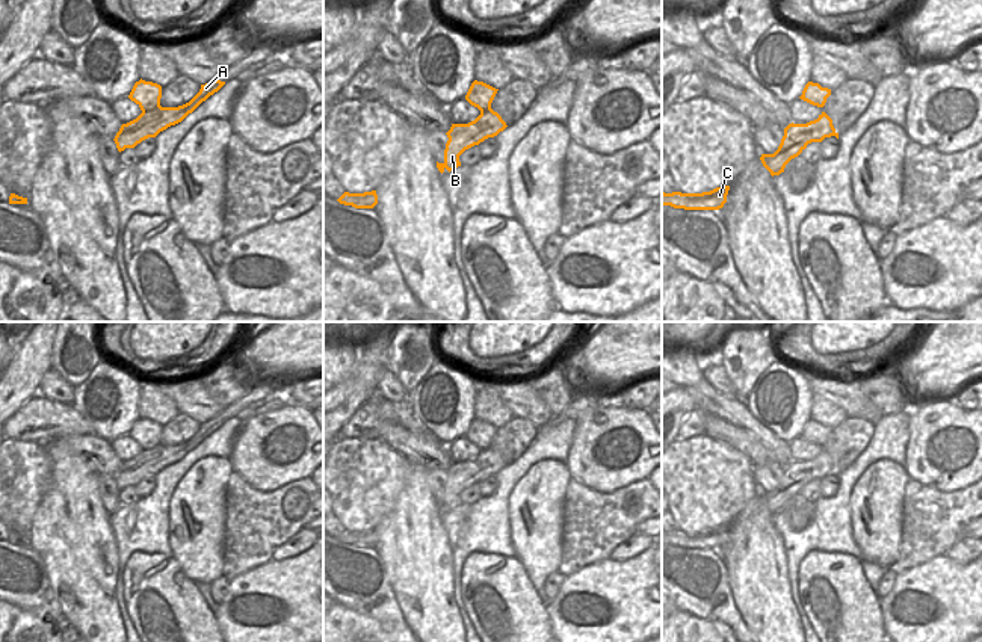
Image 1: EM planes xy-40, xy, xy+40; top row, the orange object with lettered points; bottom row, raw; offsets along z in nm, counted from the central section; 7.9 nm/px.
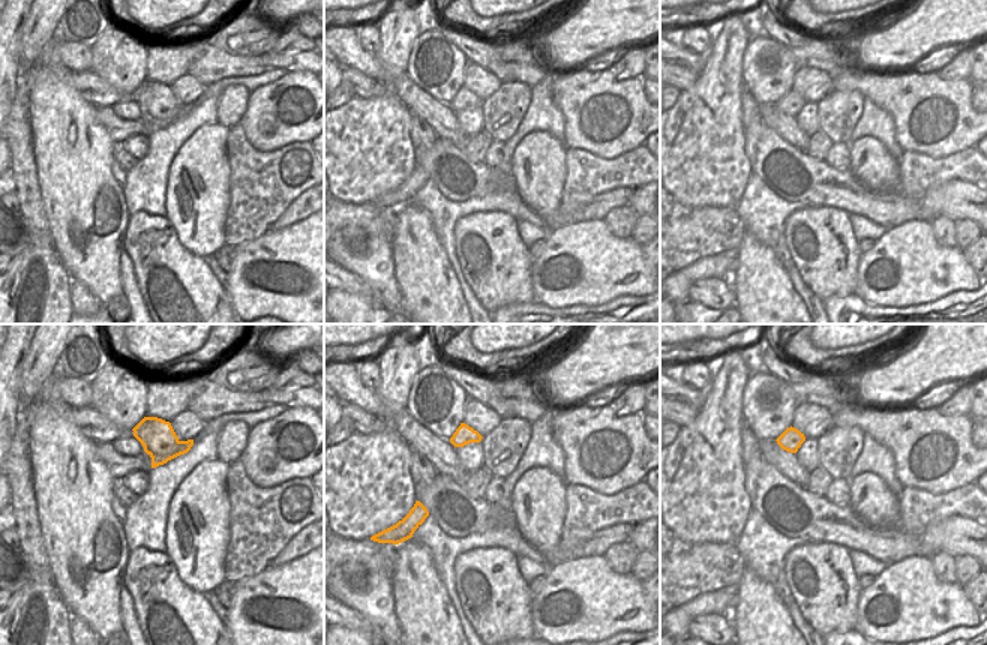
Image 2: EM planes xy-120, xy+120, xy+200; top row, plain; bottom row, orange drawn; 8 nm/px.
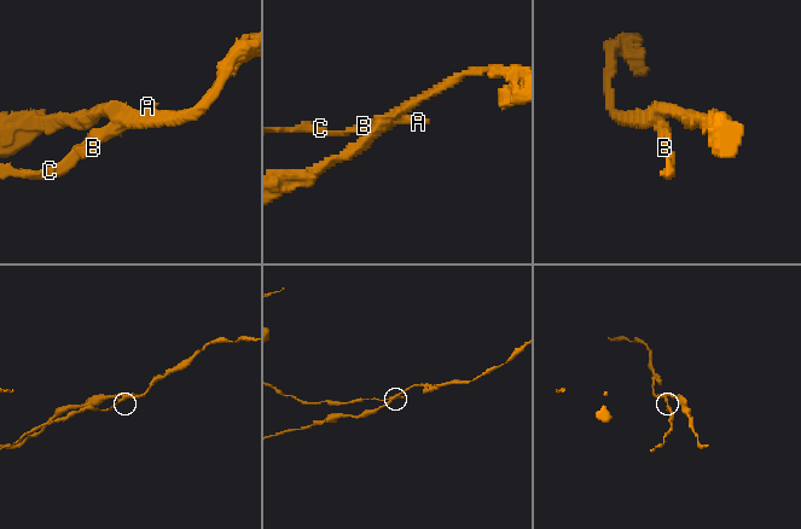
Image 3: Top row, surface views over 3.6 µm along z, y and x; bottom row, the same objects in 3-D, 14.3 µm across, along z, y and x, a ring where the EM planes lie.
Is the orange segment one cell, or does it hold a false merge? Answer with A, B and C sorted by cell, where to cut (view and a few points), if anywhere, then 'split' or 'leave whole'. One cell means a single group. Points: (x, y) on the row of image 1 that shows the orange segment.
A / B C | xy (481, 111), (485, 114), (487, 138) | split

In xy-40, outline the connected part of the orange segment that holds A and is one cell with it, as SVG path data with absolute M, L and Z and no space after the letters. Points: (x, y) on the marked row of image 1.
M141 79L134 83L128 98L134 101L142 112L148 113L148 137L156 137L168 127L181 122L189 113L192 113L210 95L218 92L224 85L225 82L215 79L205 85L201 85L199 92L189 103L178 107L162 107L162 86Z

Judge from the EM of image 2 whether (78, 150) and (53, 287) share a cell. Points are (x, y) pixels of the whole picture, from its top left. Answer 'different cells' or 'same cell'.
different cells

